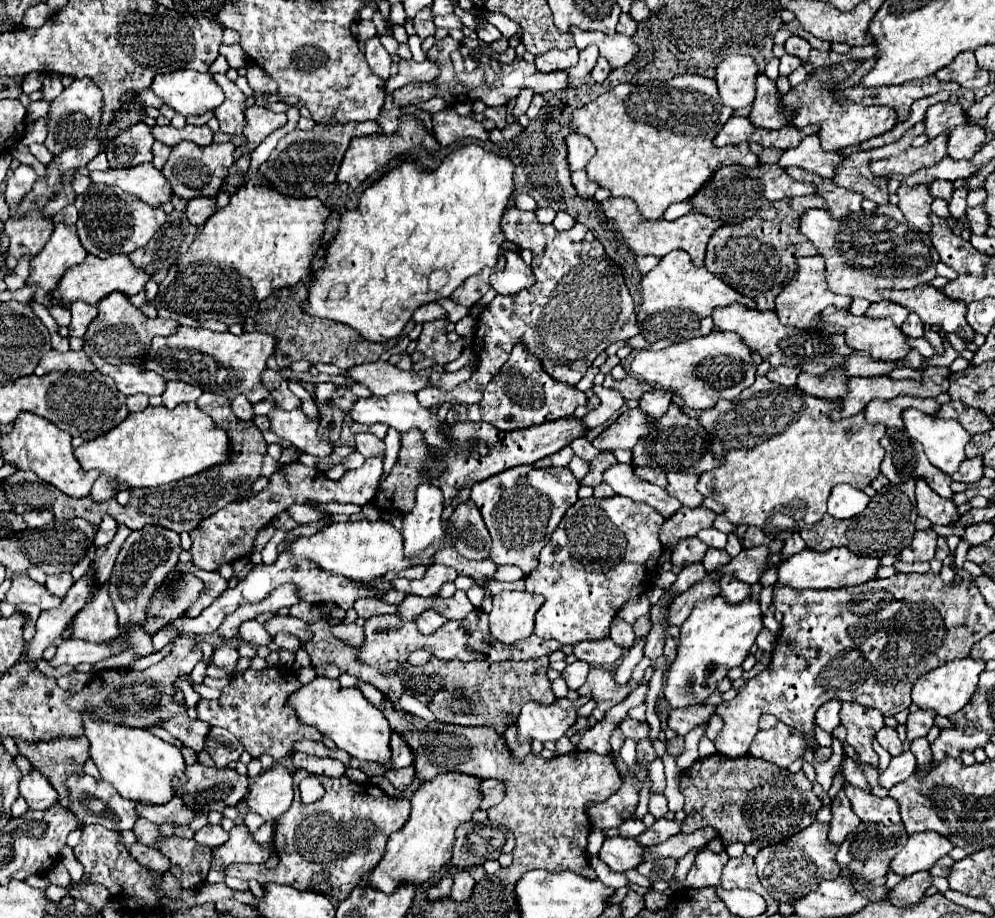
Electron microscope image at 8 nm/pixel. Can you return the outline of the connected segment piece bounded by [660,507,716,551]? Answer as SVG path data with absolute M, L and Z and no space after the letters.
M682 507L676 515L664 521L660 529L660 541L670 551L672 547L676 547L680 539L694 537L698 531L712 527L714 519L716 519L716 513L706 507L698 507L698 509Z

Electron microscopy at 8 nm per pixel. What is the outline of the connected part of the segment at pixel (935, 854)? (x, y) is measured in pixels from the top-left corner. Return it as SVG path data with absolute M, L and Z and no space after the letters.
M932 831L914 833L908 837L908 843L904 845L904 849L892 859L890 869L896 871L898 875L906 877L916 871L930 869L940 857L944 857L952 849L954 849L954 845L948 843L948 839L944 839L944 835L936 835Z

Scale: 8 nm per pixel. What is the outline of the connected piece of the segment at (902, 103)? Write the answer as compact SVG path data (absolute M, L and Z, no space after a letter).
M932 75L928 79L912 79L902 85L892 85L892 87L880 87L880 89L864 89L864 87L854 87L854 89L844 89L838 91L840 101L854 101L862 105L888 105L898 111L898 121L902 121L910 105L922 97L928 97L940 89L940 81Z

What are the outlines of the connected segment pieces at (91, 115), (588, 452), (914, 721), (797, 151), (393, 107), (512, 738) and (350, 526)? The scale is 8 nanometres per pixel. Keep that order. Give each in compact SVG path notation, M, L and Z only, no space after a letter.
M74 79L70 87L66 87L50 107L50 123L48 123L48 137L44 141L46 149L52 155L60 155L60 151L68 147L80 147L88 139L98 133L102 117L102 91L92 83L92 79Z
M580 437L580 439L574 439L572 443L570 443L570 447L574 449L574 453L578 455L578 457L582 457L584 461L592 461L600 451L596 449L596 447L592 447L592 443L590 441L586 441L584 437Z
M918 709L918 711L910 713L910 715L908 715L908 721L906 721L908 739L914 741L914 739L918 739L918 737L926 737L928 731L932 729L932 725L934 725L934 717L936 717L936 711Z
M810 135L806 137L798 147L788 149L782 159L780 165L782 167L802 167L806 171L812 171L824 179L832 179L834 177L834 167L838 167L846 157L838 151L824 151L820 147L818 135Z
M388 95L388 97L386 97L386 103L384 103L384 109L382 109L380 117L378 117L378 123L380 123L380 127L382 127L384 133L396 133L398 121L400 121L400 117L402 117L400 109L402 109L402 107L398 107L398 105L392 101L392 97Z
M516 723L507 728L504 737L506 739L507 746L514 757L524 759L524 757L530 753L531 741L530 739L528 739L528 741L524 741L524 743L520 743L520 741L518 741Z
M362 519L362 521L350 521L350 523L332 523L324 531L316 533L314 537L296 539L286 551L290 551L292 555L302 555L306 559L312 559L324 571L340 573L344 577L358 579L358 581L370 581L372 577L386 575L390 571L400 573L408 567L416 567L416 565L430 567L434 563L436 551L440 547L454 547L454 543L456 543L456 527L452 523L448 523L448 527L444 529L444 535L440 539L436 539L436 543L432 543L432 547L420 551L420 555L416 555L416 563L408 563L408 559L404 555L400 529L396 529L392 523L382 521L382 519L378 519L378 521Z

